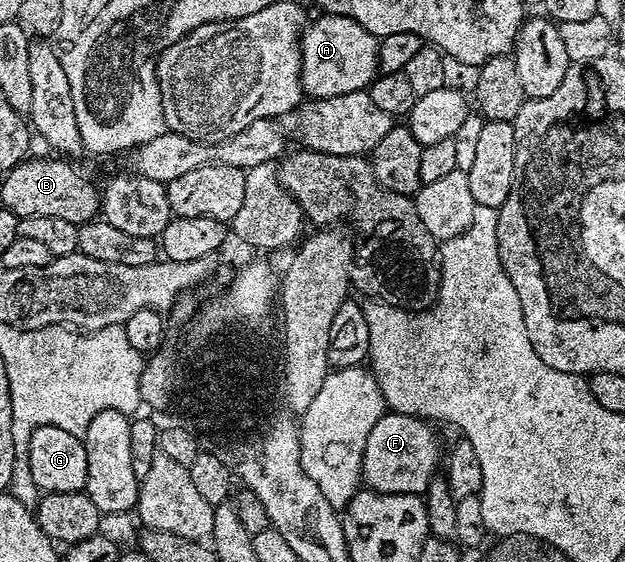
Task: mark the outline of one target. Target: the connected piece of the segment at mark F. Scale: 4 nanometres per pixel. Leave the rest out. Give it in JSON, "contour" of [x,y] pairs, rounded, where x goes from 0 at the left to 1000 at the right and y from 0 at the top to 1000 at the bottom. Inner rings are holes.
{"contour":[[[611,738],[595,770],[589,770],[589,792],[582,792],[578,858],[608,877],[675,881],[701,831],[701,774],[688,758],[667,738]]]}

